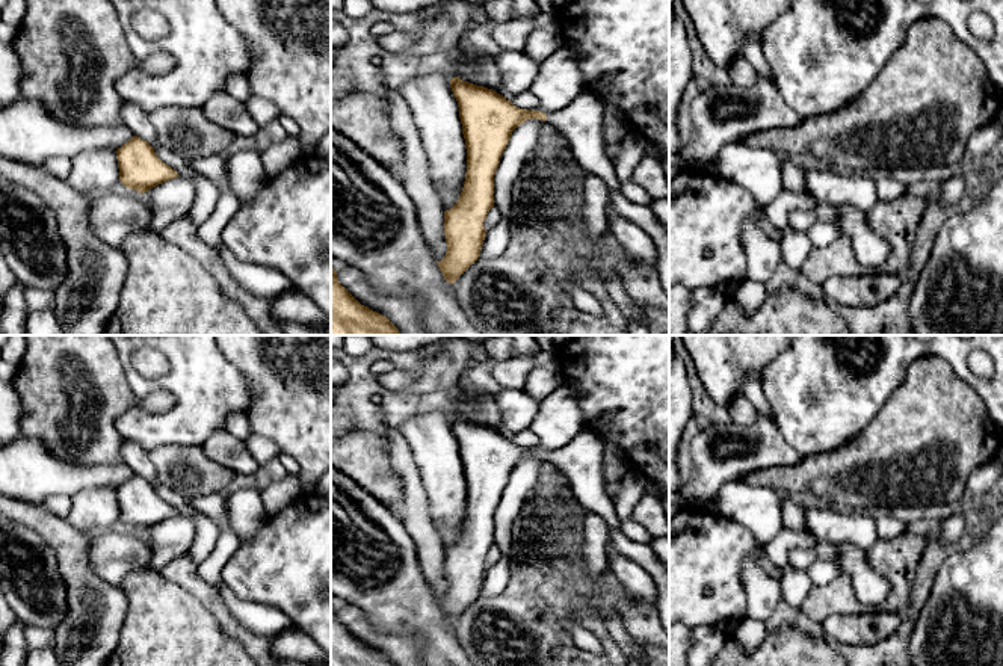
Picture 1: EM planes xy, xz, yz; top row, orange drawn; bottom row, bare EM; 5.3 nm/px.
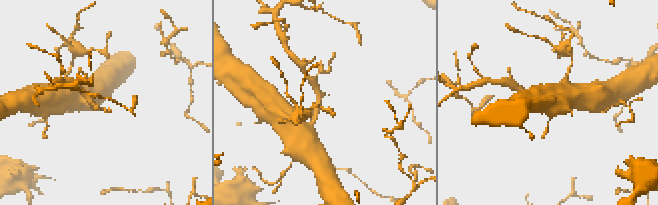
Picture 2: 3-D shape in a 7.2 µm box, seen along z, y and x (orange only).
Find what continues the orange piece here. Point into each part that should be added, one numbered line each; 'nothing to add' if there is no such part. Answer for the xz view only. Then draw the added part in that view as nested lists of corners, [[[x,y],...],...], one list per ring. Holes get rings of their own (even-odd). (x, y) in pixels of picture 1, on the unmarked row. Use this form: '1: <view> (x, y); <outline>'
1: xz (580, 461); [[[582,429],[566,446],[545,456],[562,473],[576,501],[586,510],[600,515],[609,529],[621,530],[615,506],[606,494],[603,479],[604,439],[589,429]]]

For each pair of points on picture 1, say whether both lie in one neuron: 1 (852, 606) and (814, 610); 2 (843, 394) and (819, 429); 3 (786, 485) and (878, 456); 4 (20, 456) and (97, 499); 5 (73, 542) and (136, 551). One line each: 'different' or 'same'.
1: same
2: same
3: same
4: different
5: different

